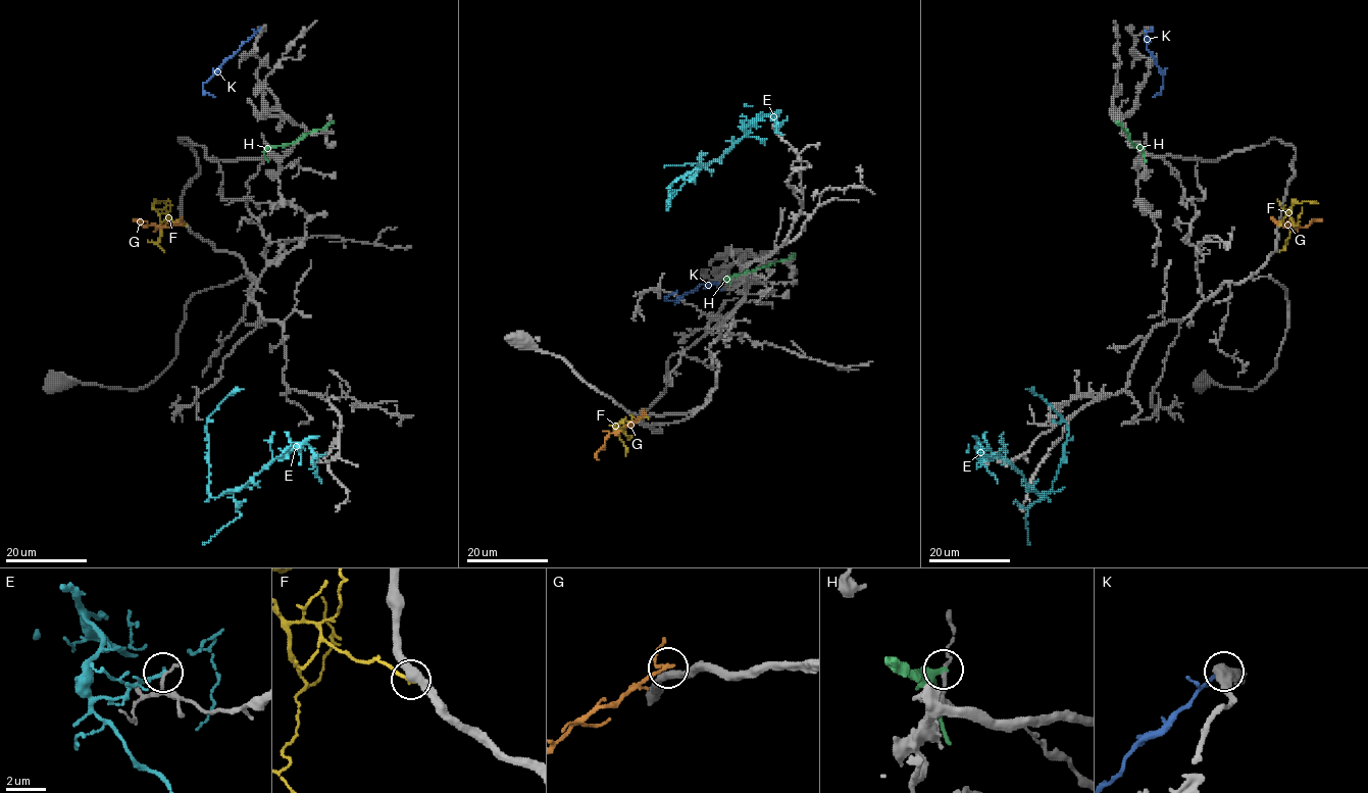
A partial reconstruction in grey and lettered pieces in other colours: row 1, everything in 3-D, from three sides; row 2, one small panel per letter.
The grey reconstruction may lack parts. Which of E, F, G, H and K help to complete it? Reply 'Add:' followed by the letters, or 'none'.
Add: none

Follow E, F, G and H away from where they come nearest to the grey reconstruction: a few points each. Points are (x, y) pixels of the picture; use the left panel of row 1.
E: (314, 454), (314, 459), (311, 448), (299, 444), (245, 485), (211, 496), (206, 420), (226, 396), (244, 388)
F: (184, 225), (160, 212), (162, 227), (159, 241), (147, 240)
G: (184, 224), (167, 228), (154, 224), (144, 227), (137, 220)
H: (268, 146), (293, 143), (334, 121)

